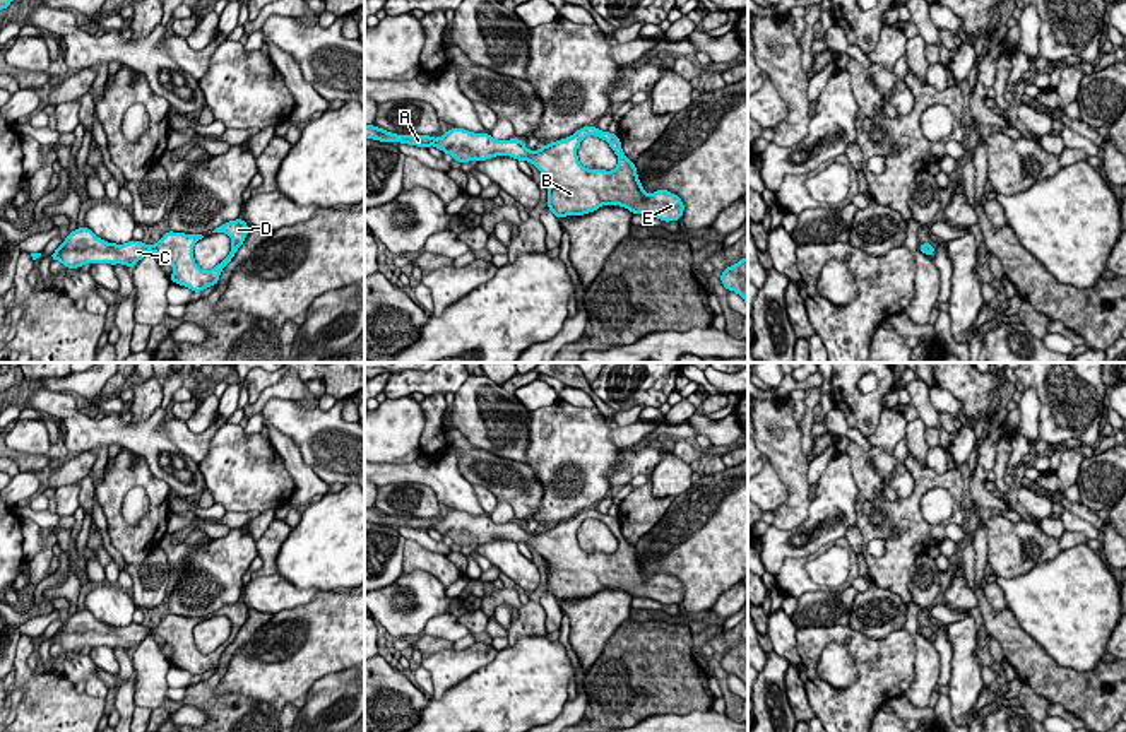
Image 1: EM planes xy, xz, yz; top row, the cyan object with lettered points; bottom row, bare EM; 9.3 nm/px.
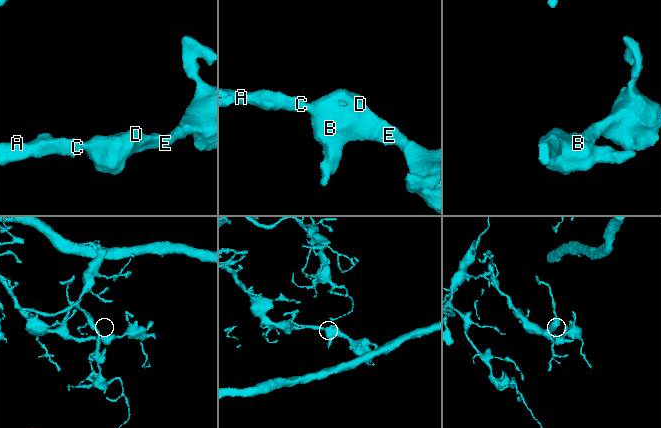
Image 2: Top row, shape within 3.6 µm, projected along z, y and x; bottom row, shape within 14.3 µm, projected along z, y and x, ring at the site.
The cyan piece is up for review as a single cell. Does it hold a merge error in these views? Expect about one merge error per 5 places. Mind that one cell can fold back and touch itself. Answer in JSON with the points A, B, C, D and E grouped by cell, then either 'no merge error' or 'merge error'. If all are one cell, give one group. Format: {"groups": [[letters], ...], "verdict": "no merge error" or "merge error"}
{"groups": [["A", "B", "C", "D", "E"]], "verdict": "no merge error"}

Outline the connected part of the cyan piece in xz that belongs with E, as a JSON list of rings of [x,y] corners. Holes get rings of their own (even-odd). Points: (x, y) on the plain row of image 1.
[[[364,508],[364,522],[426,532],[435,528],[457,546],[481,546],[496,539],[527,544],[548,563],[548,592],[558,602],[590,597],[602,588],[619,588],[631,597],[652,599],[664,605],[679,604],[684,595],[683,583],[673,575],[659,571],[647,578],[635,546],[621,532],[619,520],[590,508],[578,511],[566,522],[541,528],[536,535],[529,534],[520,522],[495,523],[489,517],[474,517],[459,510],[433,522],[431,518],[397,518],[380,510]],[[587,518],[606,523],[614,534],[618,549],[613,554],[589,552],[580,547],[577,532]]]

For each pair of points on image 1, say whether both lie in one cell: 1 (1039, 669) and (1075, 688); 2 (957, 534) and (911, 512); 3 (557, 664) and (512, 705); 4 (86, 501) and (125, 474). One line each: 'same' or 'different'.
1: same
2: different
3: same
4: different

